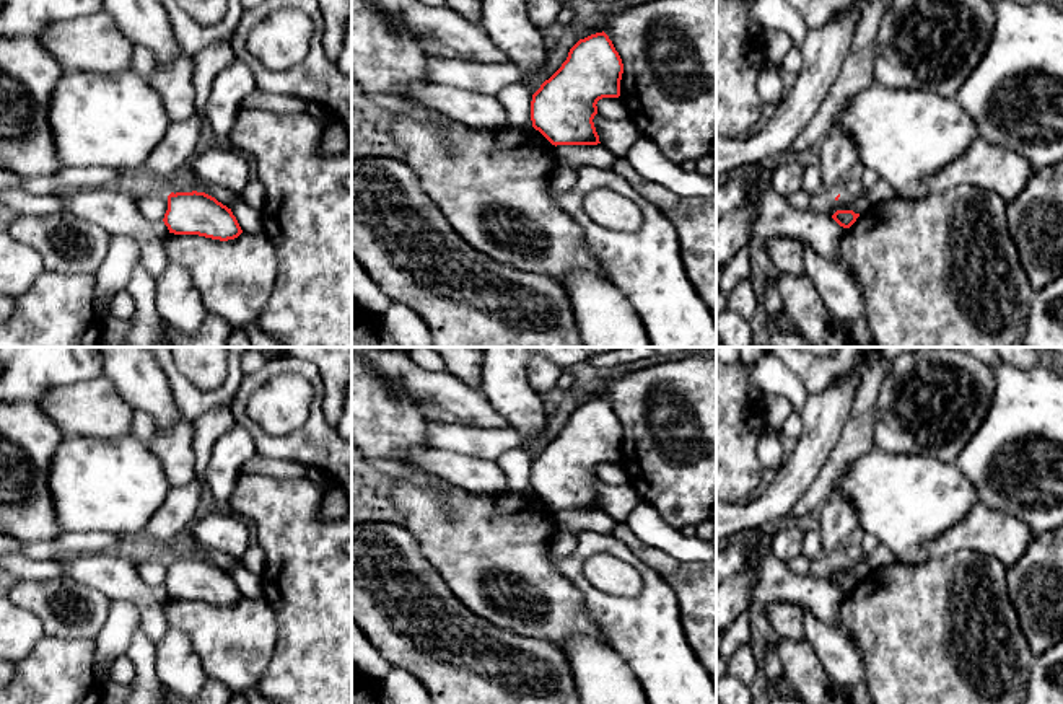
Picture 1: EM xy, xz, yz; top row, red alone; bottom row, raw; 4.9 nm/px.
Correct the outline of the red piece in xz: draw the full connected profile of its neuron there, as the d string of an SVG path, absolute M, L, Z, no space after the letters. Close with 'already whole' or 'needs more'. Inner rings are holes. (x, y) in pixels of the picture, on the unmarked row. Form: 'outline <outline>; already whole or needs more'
outline M602 398L580 404L562 432L532 460L531 486L552 510L597 510L594 492L597 466L620 461L623 429L609 401Z; already whole

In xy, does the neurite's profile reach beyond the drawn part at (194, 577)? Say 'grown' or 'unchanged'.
unchanged

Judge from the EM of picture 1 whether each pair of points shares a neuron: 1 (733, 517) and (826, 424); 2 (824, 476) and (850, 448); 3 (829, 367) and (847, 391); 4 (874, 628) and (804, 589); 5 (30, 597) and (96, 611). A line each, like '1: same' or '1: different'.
1: same
2: same
3: different
4: different
5: same

